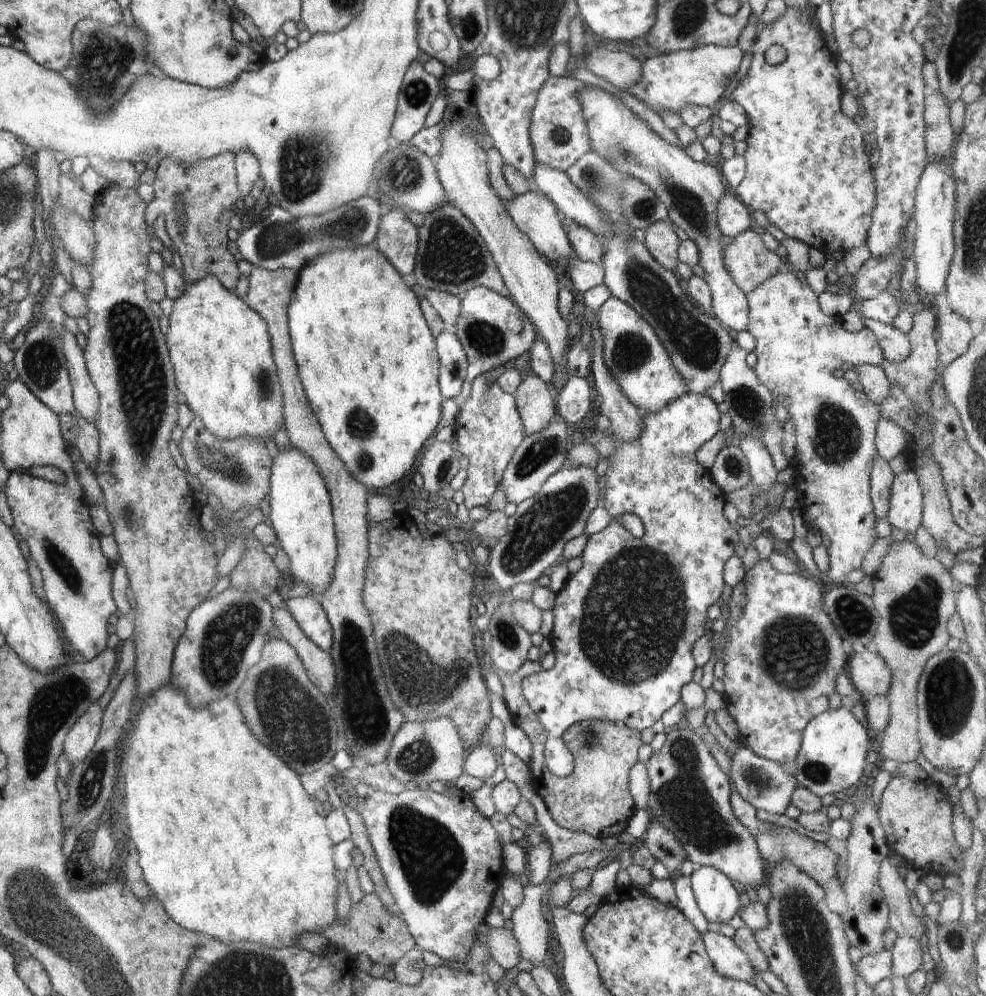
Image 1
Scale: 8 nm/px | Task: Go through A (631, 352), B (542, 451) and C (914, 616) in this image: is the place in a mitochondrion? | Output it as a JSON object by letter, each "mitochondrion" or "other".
{"A":"mitochondrion","B":"mitochondrion","C":"mitochondrion"}

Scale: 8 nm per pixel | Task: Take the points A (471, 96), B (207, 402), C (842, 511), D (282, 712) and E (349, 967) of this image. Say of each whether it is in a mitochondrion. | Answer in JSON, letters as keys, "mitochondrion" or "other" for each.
{"A":"other","B":"other","C":"other","D":"mitochondrion","E":"other"}

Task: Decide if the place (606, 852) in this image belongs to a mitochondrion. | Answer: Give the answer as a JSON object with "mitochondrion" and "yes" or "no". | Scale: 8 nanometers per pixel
{"mitochondrion":"no"}

